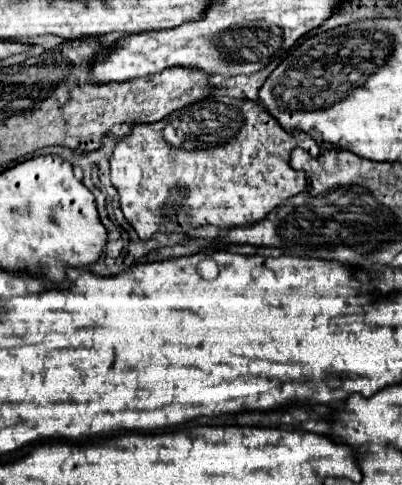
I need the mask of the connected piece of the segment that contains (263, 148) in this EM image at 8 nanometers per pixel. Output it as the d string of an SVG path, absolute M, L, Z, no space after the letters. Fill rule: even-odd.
M211 94L195 104L171 112L159 122L133 126L131 134L115 146L110 157L111 182L121 196L121 210L127 222L135 228L141 240L151 238L155 228L173 234L207 224L217 228L251 226L263 220L281 202L305 190L305 174L293 170L289 164L293 148L303 148L311 156L321 154L319 144L309 134L285 132L257 102Z

